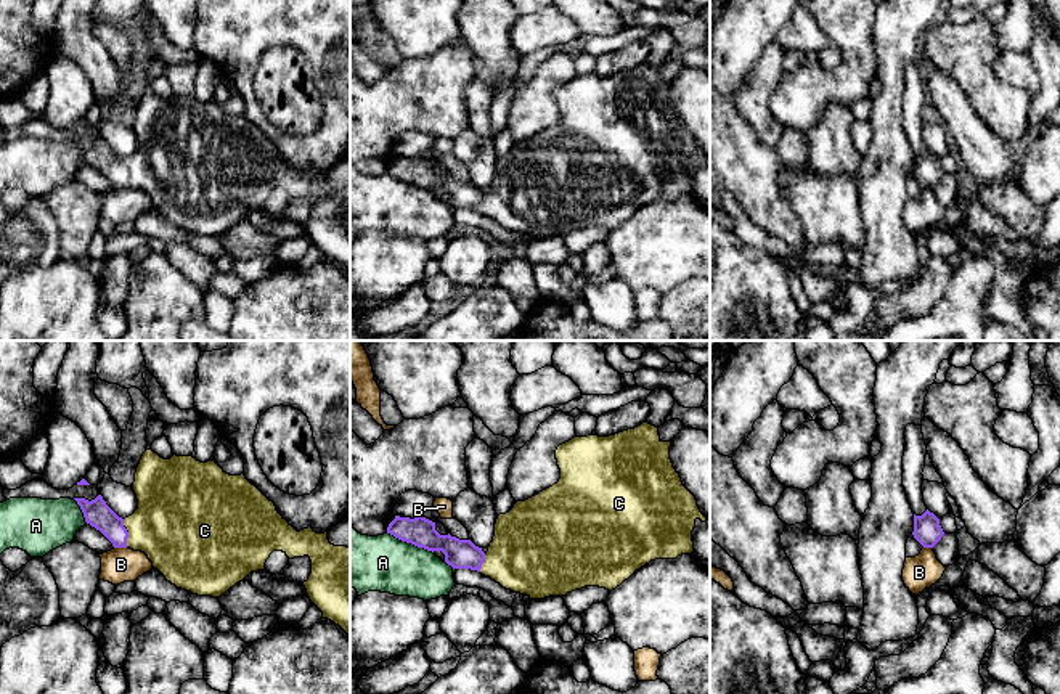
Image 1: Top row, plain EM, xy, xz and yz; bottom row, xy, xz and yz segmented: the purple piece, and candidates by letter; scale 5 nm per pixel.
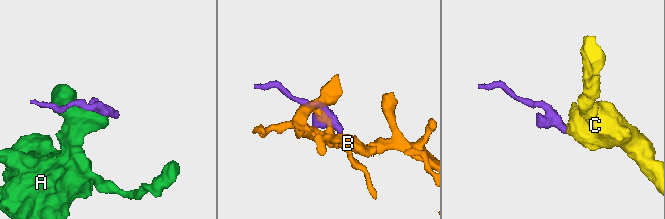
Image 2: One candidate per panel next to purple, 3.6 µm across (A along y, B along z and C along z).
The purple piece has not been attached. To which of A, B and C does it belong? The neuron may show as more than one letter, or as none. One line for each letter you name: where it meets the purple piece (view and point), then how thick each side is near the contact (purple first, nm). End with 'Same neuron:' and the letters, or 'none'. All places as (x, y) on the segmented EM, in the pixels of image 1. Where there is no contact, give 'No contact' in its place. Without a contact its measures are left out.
C: Touches purple at xy (127, 534). Thickness 140 nm (purple) against 420 nm
Same neuron: C

